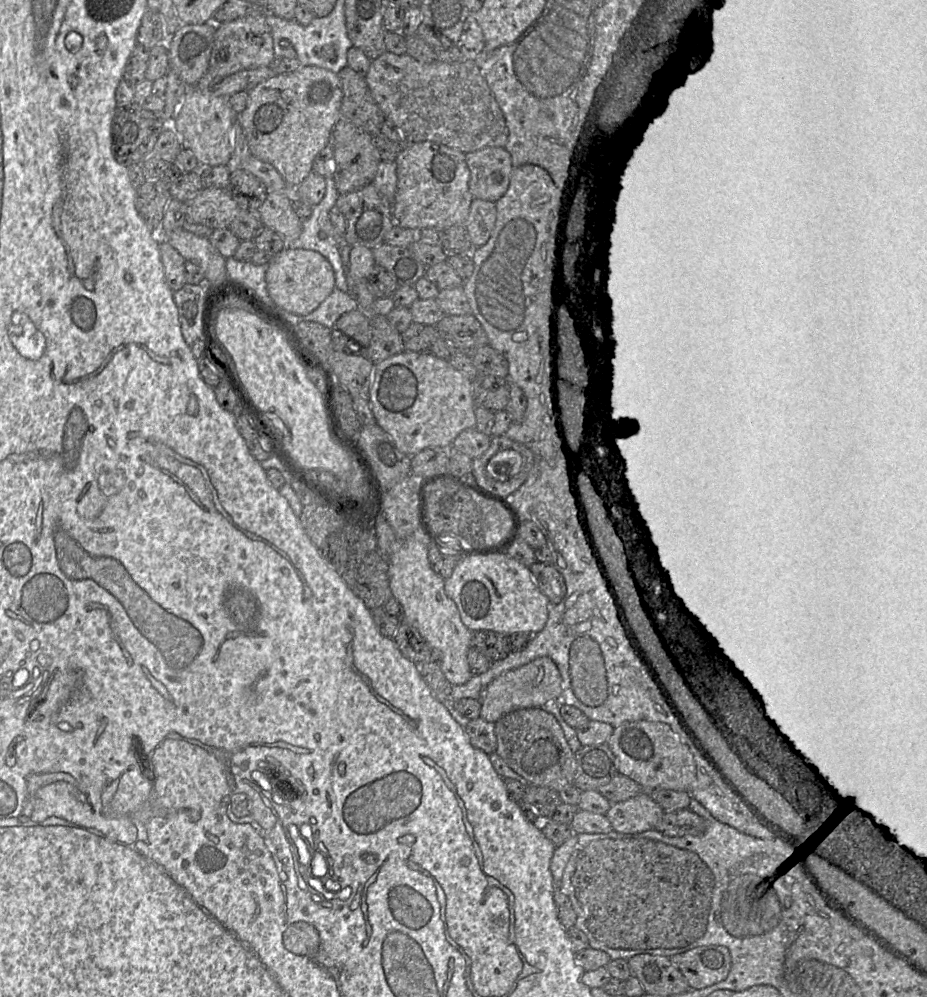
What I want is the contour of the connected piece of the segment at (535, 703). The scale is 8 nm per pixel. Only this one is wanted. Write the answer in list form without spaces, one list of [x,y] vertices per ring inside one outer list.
[[[540,657],[524,666],[503,673],[489,683],[481,698],[479,717],[495,723],[502,716],[515,710],[541,708],[549,701],[561,701],[561,693],[562,679],[556,664],[548,657]]]

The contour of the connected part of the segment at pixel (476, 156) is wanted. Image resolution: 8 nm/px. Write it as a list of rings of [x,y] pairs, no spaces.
[[[503,147],[467,153],[465,161],[470,171],[469,191],[474,199],[496,202],[504,195],[514,167]]]

